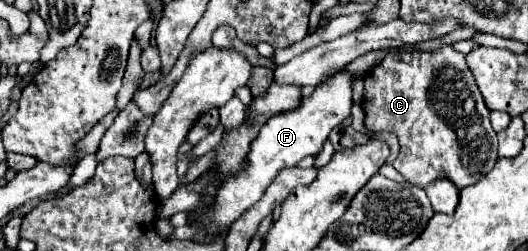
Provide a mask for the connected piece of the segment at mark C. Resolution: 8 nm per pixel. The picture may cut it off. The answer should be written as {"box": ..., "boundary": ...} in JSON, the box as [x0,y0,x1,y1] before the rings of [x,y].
{"box":[363,45,499,189],"boundary":[[[443,45],[435,51],[389,51],[365,79],[363,111],[369,131],[389,131],[397,135],[401,151],[393,167],[421,189],[435,179],[449,179],[455,187],[463,189],[487,175],[499,159],[497,133],[489,123],[489,109],[477,89],[465,55],[455,51],[453,45]]]}

